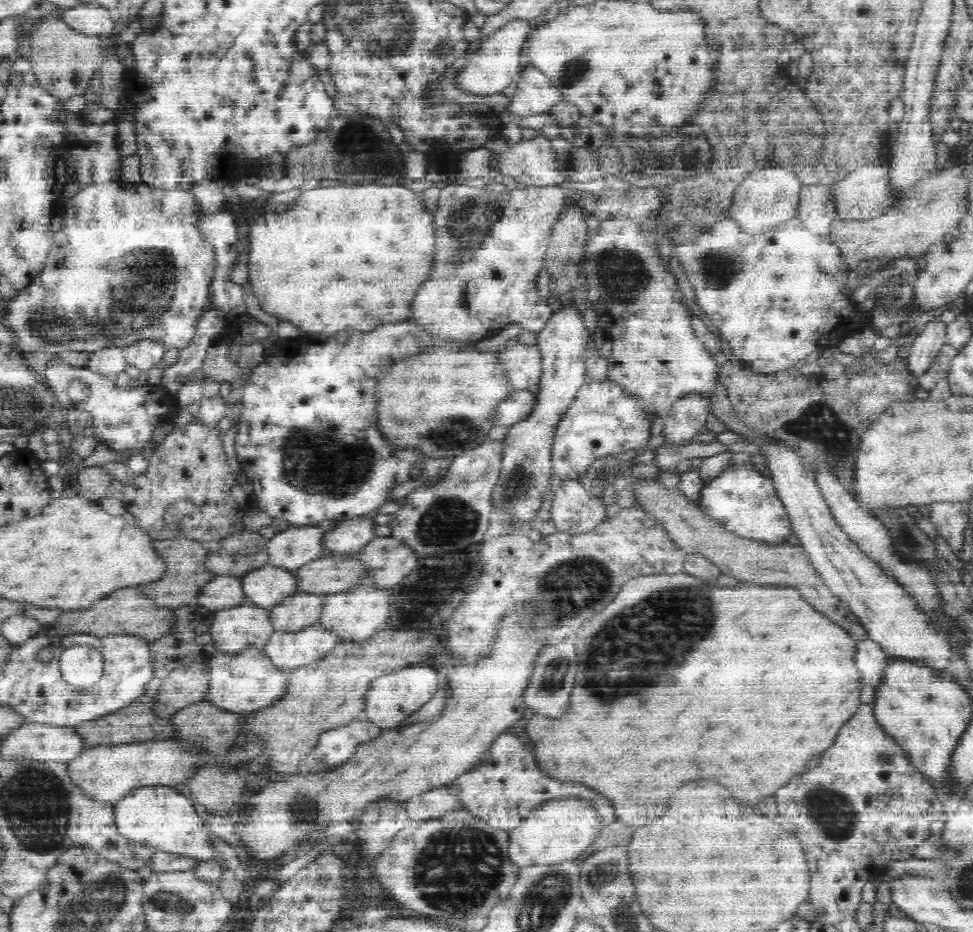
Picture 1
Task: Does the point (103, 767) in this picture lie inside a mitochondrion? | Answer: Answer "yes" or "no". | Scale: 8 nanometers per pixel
no

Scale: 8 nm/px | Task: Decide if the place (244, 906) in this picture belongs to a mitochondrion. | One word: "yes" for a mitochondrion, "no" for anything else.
no

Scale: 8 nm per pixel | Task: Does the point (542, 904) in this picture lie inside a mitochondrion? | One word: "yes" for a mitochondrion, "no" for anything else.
yes

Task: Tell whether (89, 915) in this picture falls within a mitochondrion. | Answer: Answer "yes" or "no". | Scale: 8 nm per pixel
yes

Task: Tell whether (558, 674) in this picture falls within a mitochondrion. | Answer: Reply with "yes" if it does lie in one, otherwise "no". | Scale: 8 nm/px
yes

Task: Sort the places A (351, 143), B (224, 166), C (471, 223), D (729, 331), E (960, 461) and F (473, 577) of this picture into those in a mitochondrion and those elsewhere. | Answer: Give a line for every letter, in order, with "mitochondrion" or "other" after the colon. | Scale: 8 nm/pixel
A: mitochondrion
B: other
C: mitochondrion
D: other
E: other
F: other

